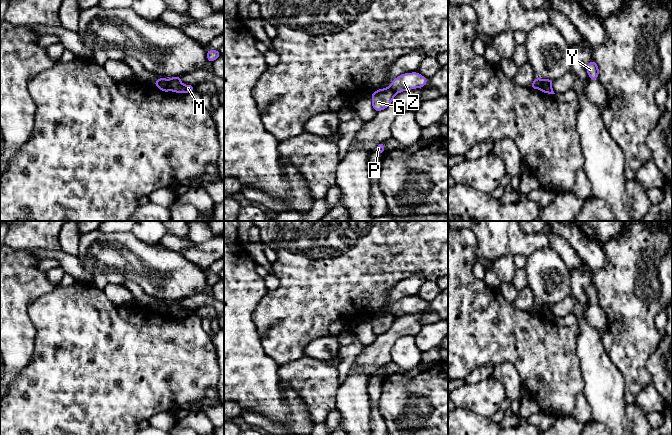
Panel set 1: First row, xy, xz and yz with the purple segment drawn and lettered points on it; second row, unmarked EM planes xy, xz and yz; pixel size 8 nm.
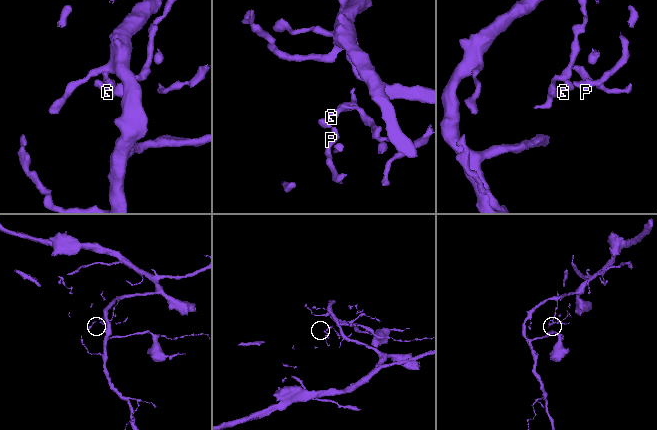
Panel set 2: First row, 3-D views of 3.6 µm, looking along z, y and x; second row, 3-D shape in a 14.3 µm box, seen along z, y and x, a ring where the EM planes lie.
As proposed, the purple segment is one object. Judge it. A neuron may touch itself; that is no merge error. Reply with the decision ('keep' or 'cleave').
cleave

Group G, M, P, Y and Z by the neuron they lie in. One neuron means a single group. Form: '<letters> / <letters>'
G P Y / M Z

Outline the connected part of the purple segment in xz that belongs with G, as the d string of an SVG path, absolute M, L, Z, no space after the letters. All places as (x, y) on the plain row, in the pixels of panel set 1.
M382 312L371 318L372 331L376 336L386 333L395 321L394 315L390 312Z

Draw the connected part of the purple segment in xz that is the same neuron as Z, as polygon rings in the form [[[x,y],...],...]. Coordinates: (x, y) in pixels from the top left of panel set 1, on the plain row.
[[[418,296],[403,297],[391,306],[390,312],[397,318],[406,314],[422,312],[427,306],[428,302],[425,302]]]

